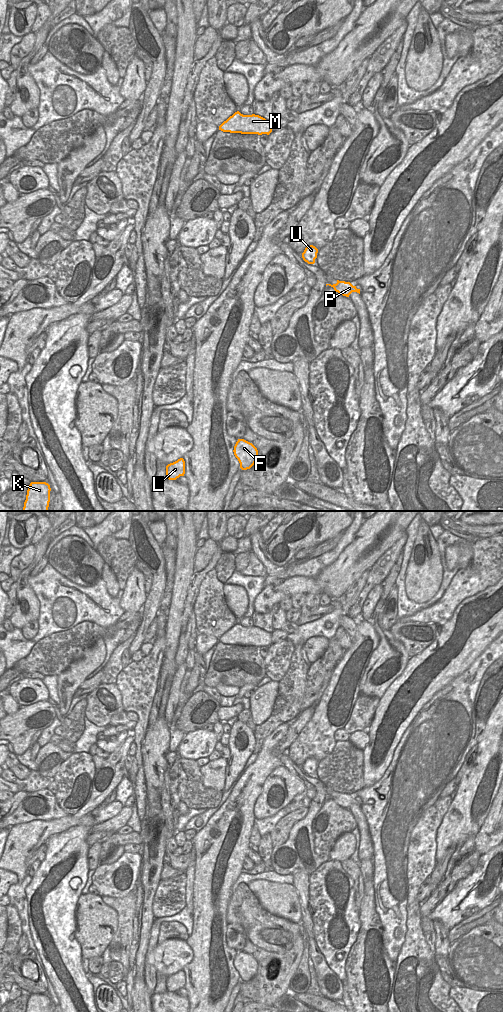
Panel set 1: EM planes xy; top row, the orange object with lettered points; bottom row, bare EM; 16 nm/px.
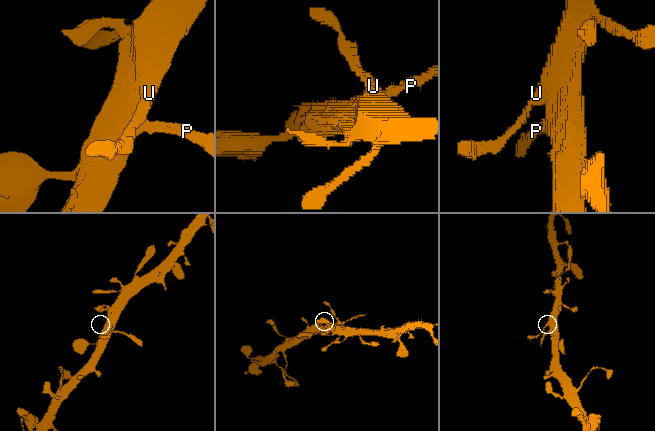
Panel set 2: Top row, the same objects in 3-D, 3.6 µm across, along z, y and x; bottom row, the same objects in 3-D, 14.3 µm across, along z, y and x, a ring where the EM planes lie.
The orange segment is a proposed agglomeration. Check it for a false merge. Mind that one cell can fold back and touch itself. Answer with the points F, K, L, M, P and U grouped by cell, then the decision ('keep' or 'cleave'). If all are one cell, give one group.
F K L M P U; keep

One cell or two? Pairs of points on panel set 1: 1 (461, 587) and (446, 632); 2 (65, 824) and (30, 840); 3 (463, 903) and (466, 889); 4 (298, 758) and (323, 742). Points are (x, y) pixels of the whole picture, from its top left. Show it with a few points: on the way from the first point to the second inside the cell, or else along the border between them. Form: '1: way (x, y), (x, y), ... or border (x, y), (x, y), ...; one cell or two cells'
1: border (458, 605), (449, 619), (436, 625); two cells
2: way (56, 826), (45, 826), (39, 831); one cell
3: way (458, 911), (451, 911), (450, 909), (461, 898); one cell
4: way (304, 752), (314, 742), (317, 742); one cell

